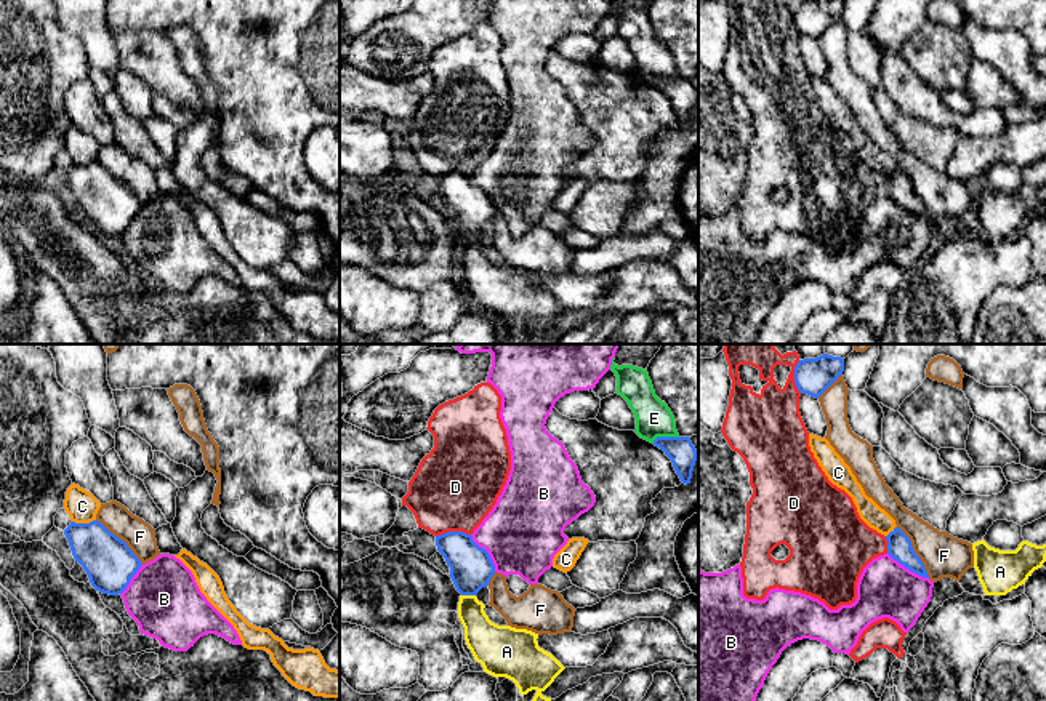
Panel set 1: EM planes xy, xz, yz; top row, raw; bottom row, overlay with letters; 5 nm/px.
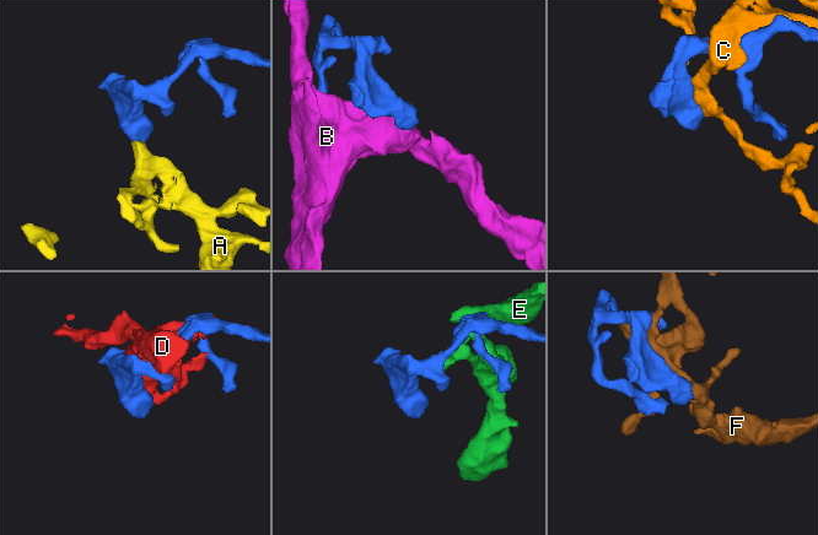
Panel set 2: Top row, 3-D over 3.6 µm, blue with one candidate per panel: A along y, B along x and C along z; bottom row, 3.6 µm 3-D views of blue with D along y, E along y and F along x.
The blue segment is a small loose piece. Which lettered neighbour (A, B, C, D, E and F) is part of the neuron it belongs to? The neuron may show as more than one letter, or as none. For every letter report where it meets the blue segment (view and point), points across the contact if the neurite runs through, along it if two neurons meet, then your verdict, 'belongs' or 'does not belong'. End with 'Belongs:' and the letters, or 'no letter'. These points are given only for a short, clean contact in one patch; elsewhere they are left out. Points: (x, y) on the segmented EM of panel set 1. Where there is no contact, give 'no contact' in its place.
A: contact xz (468, 594); way xz (471, 568), (468, 594), (470, 612), (486, 639); belongs
B: contact yz (909, 568); border yz (888, 552), (910, 570), (928, 578); does not belong
C: contact xy (84, 524); does not belong
D: contact xz (452, 532); does not belong
E: contact xz (665, 437); does not belong
F: contact yz (913, 551); does not belong
Belongs: A

